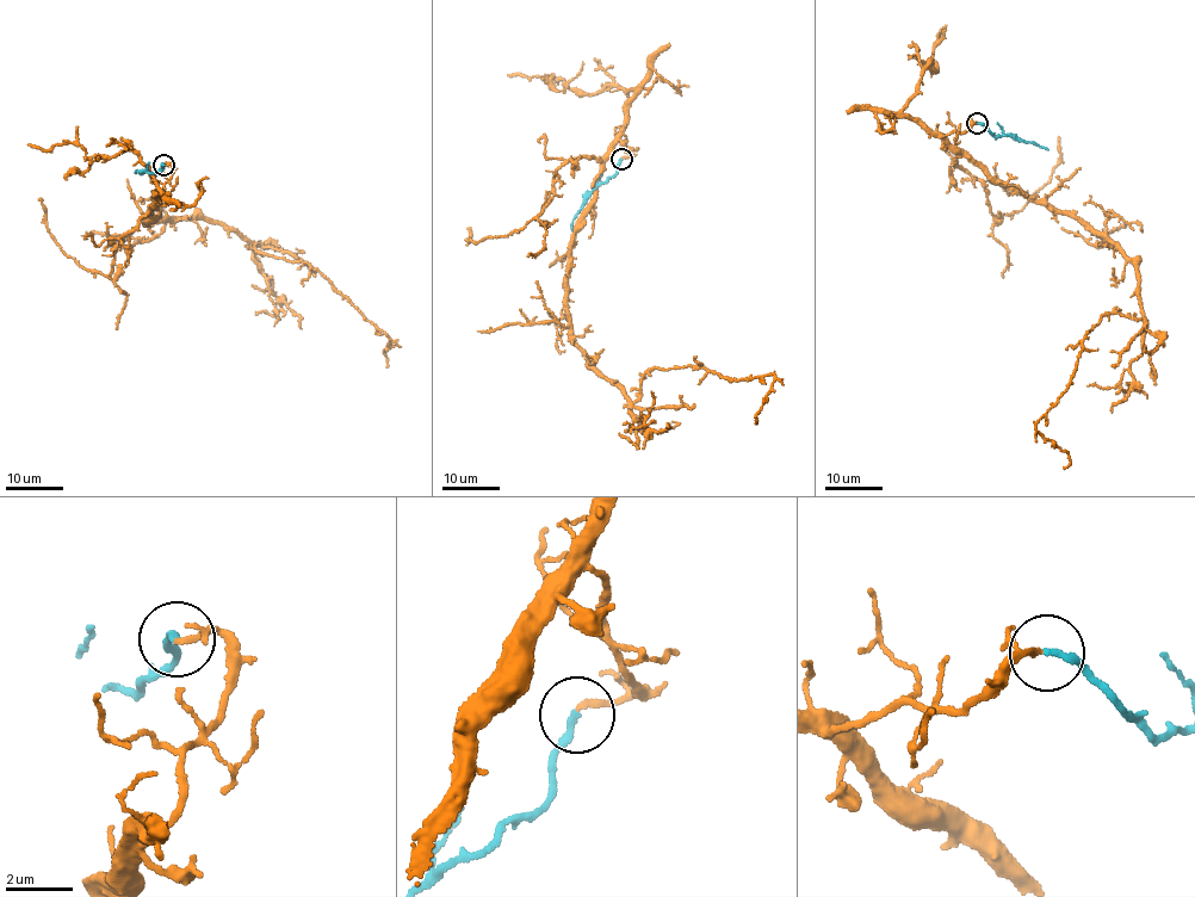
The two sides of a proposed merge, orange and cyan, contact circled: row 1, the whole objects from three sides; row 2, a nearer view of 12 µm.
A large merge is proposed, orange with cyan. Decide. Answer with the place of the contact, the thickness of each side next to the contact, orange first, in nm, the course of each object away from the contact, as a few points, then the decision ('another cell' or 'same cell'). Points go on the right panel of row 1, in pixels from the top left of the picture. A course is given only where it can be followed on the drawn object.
at (977, 123); 180 nm thick on the orange side, 200 nm on the other; orange runs (977, 123), (940, 137), (1107, 234), (1139, 283), (1141, 319), (1102, 316), (1036, 424), (1066, 452), (1063, 468); cyan runs (978, 123), (997, 137), (1010, 136), (1048, 149); same cell

